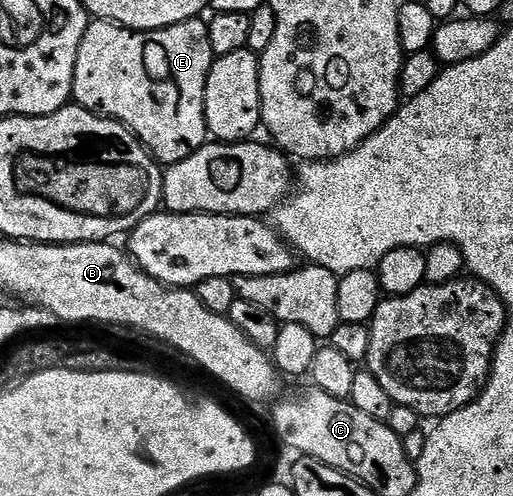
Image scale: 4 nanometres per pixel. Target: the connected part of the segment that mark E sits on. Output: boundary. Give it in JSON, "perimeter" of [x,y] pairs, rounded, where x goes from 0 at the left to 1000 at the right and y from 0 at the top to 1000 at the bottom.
{"perimeter":[[[378,38],[359,42],[347,50],[329,50],[324,58],[242,58],[238,50],[222,50],[218,42],[183,40],[175,48],[172,63],[162,71],[154,111],[146,127],[146,159],[142,161],[140,202],[162,220],[173,220],[199,236],[212,238],[214,244],[230,244],[234,252],[244,252],[267,274],[267,282],[288,300],[300,325],[316,335],[327,337],[365,321],[380,304],[388,304],[404,290],[404,278],[392,270],[392,244],[400,236],[400,177],[404,175],[404,151],[411,143],[419,117],[411,103],[411,79],[407,77],[407,54],[398,40]]]}

